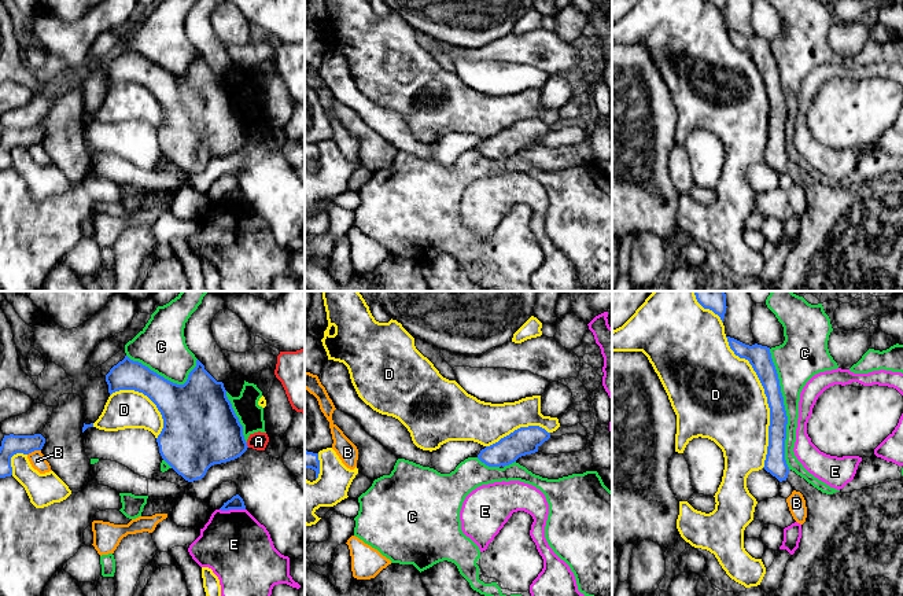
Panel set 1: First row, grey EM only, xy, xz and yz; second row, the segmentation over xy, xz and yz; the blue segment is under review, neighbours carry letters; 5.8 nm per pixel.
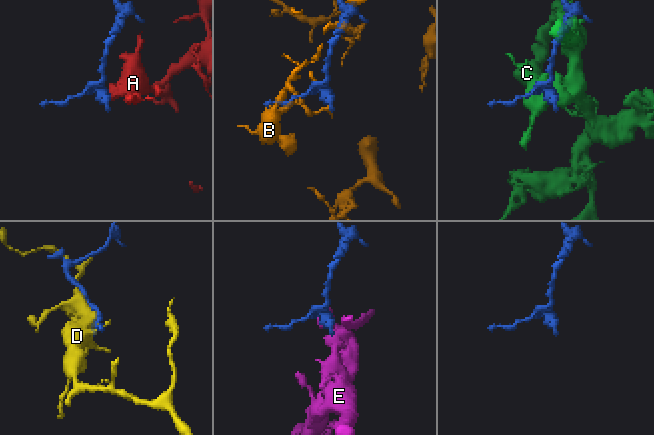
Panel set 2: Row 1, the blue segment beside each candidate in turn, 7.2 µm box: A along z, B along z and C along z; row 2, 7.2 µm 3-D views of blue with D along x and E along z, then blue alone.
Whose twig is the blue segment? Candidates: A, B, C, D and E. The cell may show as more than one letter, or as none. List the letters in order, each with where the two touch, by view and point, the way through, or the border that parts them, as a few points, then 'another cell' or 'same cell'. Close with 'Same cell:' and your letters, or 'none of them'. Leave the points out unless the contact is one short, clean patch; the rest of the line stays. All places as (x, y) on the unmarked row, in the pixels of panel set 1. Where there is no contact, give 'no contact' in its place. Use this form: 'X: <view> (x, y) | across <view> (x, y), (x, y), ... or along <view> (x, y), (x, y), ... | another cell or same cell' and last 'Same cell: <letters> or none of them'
A: xy (246, 138) | along xy (246, 135), (249, 139) | another cell
B: xy (33, 143) | another cell
C: yz (784, 102) | another cell
D: yz (767, 92) | another cell
E: xy (232, 201) | along xy (220, 201), (244, 202) | another cell
Same cell: none of them

